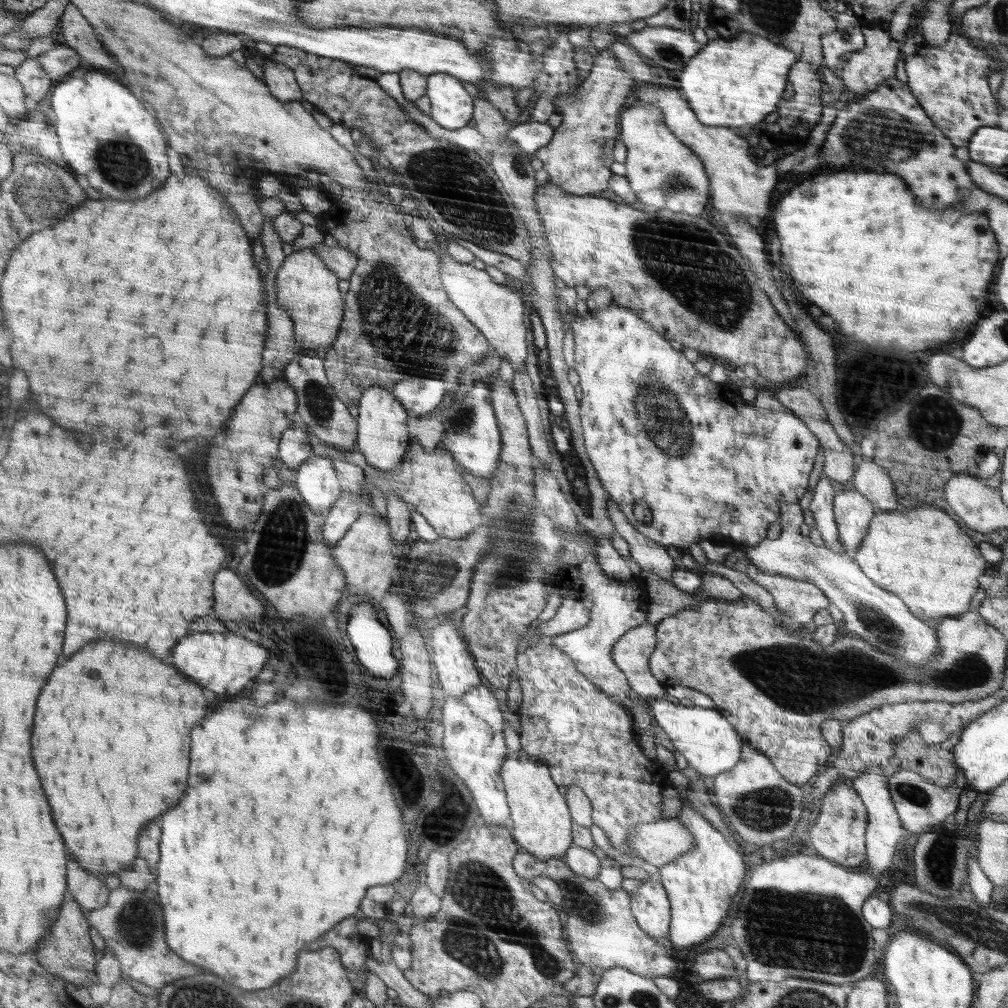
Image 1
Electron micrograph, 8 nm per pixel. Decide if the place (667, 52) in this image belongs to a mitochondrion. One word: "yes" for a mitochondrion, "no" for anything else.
yes

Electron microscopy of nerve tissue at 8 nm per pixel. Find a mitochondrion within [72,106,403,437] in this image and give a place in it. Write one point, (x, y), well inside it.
(110, 155)

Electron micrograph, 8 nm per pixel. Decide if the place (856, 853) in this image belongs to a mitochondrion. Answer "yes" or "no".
no

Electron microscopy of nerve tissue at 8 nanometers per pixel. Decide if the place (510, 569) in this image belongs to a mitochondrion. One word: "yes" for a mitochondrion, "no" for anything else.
yes

